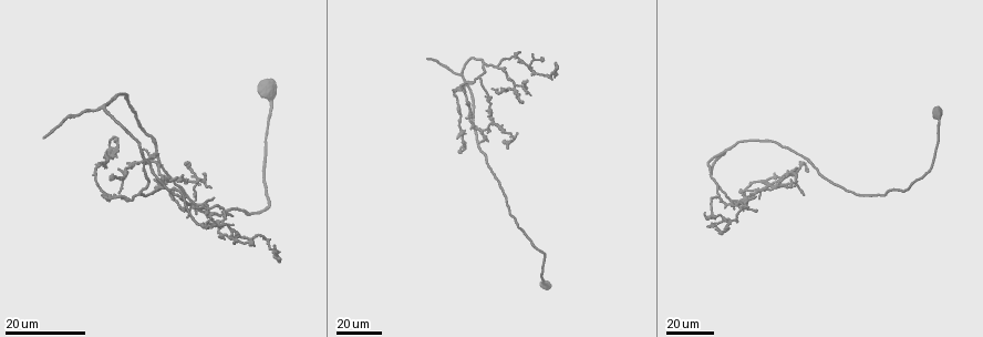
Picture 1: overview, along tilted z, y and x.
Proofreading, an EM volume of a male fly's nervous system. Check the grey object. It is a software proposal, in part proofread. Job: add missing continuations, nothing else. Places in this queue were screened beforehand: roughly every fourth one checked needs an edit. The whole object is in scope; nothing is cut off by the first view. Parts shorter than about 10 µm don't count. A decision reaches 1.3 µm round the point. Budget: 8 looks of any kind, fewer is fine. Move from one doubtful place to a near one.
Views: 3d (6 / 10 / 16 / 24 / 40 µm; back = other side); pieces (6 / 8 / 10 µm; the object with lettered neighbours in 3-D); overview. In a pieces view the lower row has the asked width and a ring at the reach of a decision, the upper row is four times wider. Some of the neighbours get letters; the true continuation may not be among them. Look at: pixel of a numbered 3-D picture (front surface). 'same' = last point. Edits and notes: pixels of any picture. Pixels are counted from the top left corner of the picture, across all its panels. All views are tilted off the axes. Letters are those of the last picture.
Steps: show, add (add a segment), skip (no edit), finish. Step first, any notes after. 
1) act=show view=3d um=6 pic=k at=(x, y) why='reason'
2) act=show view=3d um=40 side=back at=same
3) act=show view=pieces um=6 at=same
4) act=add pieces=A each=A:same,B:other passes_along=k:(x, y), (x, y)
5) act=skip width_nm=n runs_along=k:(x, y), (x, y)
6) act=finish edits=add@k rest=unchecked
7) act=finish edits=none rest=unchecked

act=show view=3d um=24 pic=1 at=(213, 198) why='tapers out'

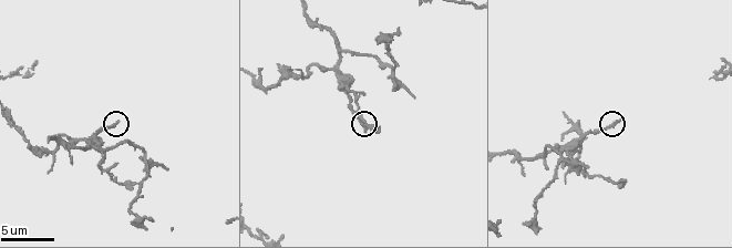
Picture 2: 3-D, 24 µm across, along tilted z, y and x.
act=show view=pieces um=6 pic=2 at=(616, 121)

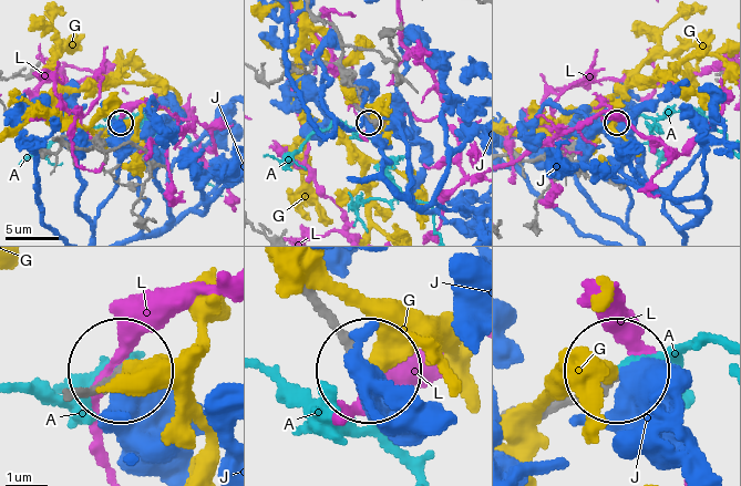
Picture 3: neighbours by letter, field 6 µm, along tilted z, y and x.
act=add pieces=A each=A:same,G:other,J:other,L:other passes_along=3:(558, 412), (629, 368), (722, 345) found='the neuron continues'

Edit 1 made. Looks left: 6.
act=show view=3d um=10 pic=2 at=(622, 181) why='an open end'

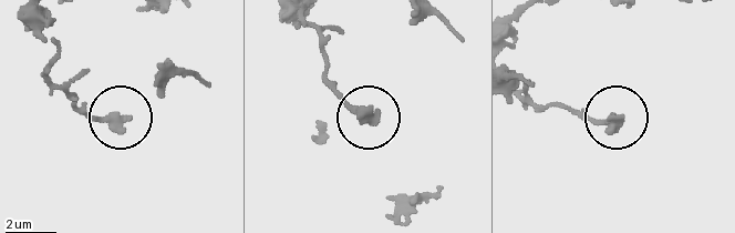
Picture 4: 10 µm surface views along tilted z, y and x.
act=show view=pieces um=6 pic=4 at=(618, 117) why='what lies round it'

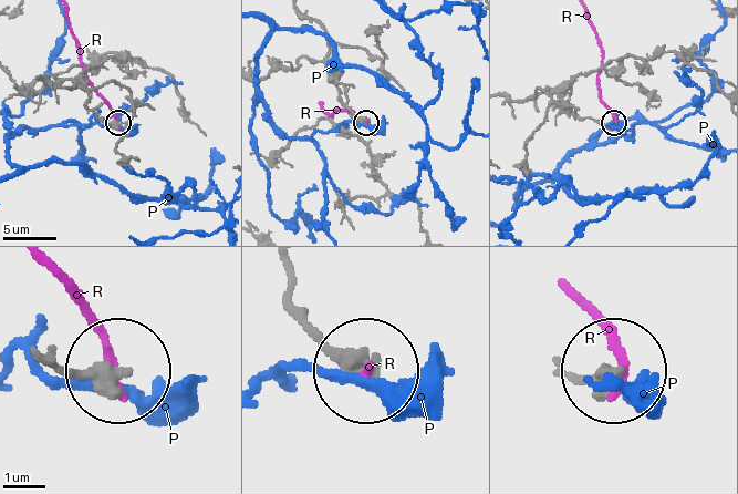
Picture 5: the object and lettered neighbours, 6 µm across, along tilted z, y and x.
act=skip each=P:other,R:other runs_along=5:(47, 354), (120, 371) found='no lettered segment goes on from it'

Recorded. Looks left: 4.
act=show view=3d um=6 pic=2 at=(585, 166) why='an open end'

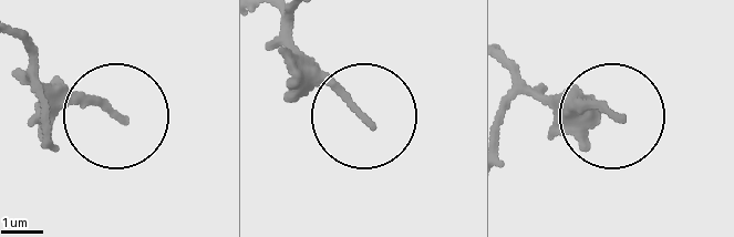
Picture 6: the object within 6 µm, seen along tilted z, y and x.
act=show view=pieces um=8 pic=6 at=(618, 117)

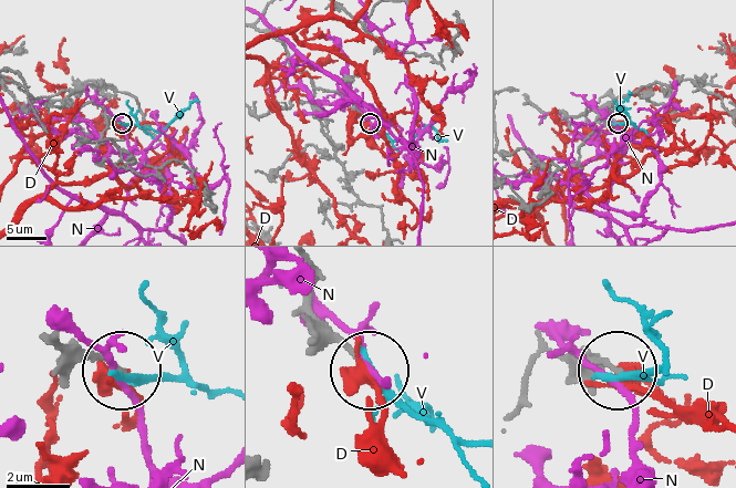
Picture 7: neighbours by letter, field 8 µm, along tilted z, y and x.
act=skip each=D:other,N:other,V:other found='no lettered segment goes on from it'

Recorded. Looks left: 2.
act=show view=3d um=40 pic=1 at=(428, 59) why='branch stops here'

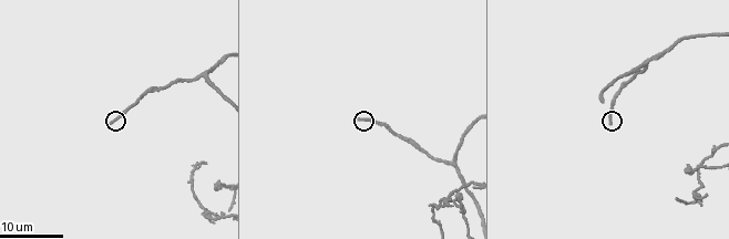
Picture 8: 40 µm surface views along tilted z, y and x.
act=show view=pieces um=6 pic=8 at=(359, 119) why='see the neighbours'

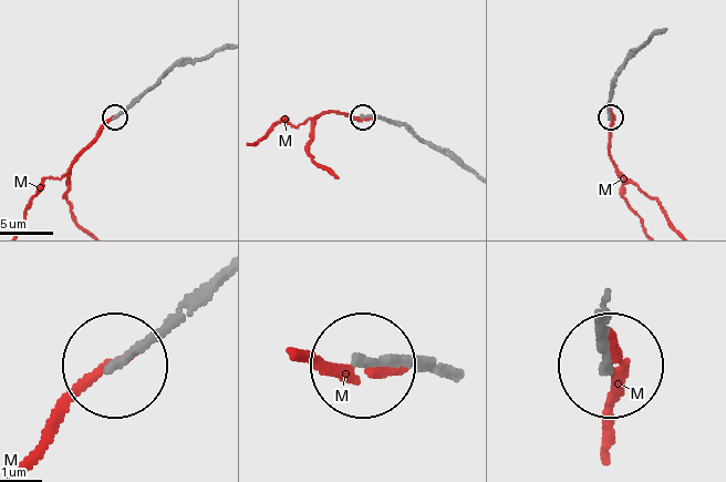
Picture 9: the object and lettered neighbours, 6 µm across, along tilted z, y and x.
act=skip each=M:other runs_along=9:(422, 367), (370, 363) found='none of them fits'

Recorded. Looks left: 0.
act=finish edits=add@3 rest=unchecked

